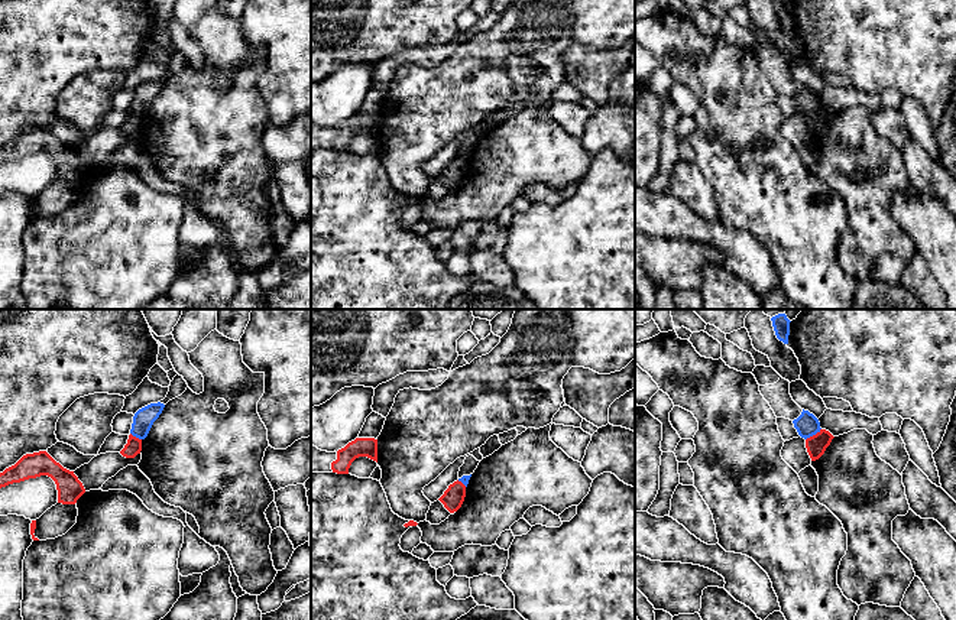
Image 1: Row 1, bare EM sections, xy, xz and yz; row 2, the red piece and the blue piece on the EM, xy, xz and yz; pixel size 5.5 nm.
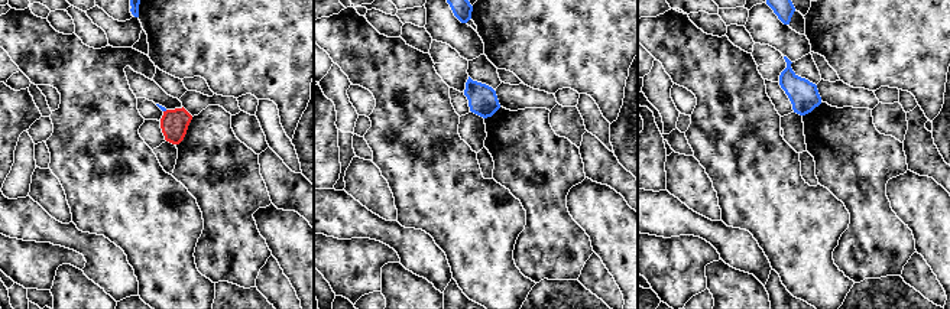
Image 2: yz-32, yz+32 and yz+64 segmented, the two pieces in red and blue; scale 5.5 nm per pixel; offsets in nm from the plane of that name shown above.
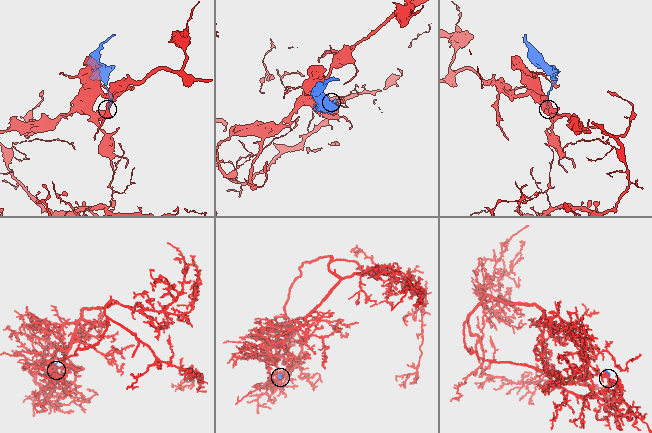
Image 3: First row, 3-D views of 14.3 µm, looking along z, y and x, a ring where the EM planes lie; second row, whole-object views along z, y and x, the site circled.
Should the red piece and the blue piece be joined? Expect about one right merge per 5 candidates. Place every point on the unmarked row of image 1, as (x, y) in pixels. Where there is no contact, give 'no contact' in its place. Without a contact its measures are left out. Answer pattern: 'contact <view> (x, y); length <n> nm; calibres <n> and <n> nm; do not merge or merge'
contact yz (813, 112); length 110 nm; calibres 120 and 130 nm; do not merge

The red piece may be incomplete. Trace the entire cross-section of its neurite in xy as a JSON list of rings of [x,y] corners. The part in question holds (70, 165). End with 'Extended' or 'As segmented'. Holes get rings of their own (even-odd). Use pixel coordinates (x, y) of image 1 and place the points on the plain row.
[[[46,127],[26,130],[14,142],[0,149],[0,165],[40,152],[48,152],[55,158],[58,179],[75,181],[85,169],[74,147],[64,145]]]. As segmented

